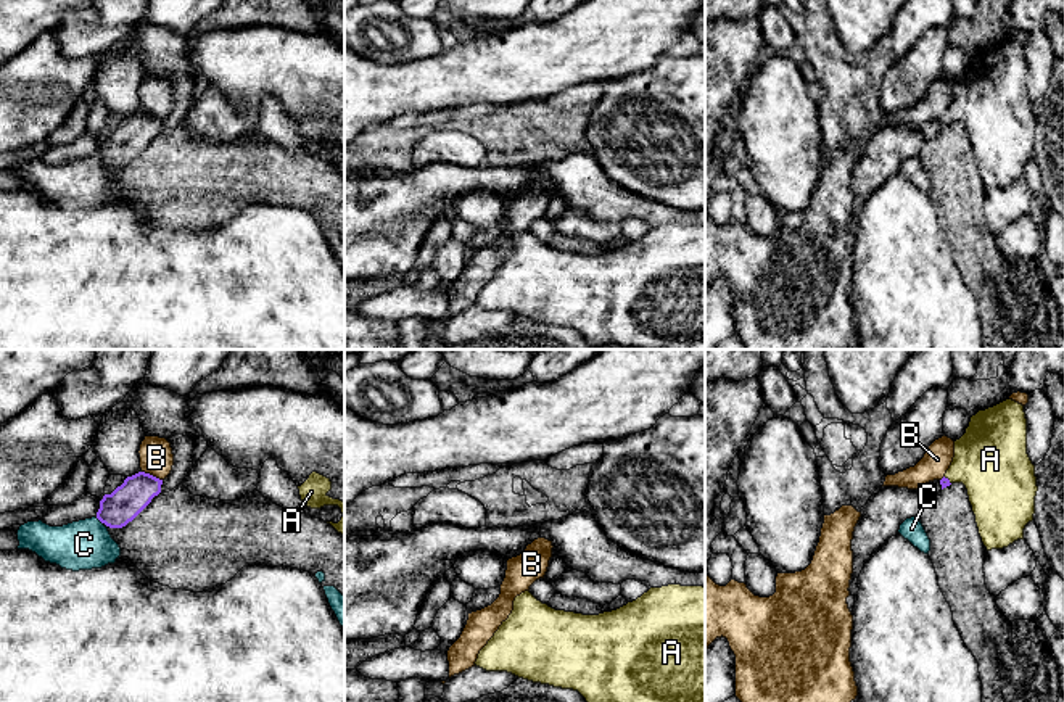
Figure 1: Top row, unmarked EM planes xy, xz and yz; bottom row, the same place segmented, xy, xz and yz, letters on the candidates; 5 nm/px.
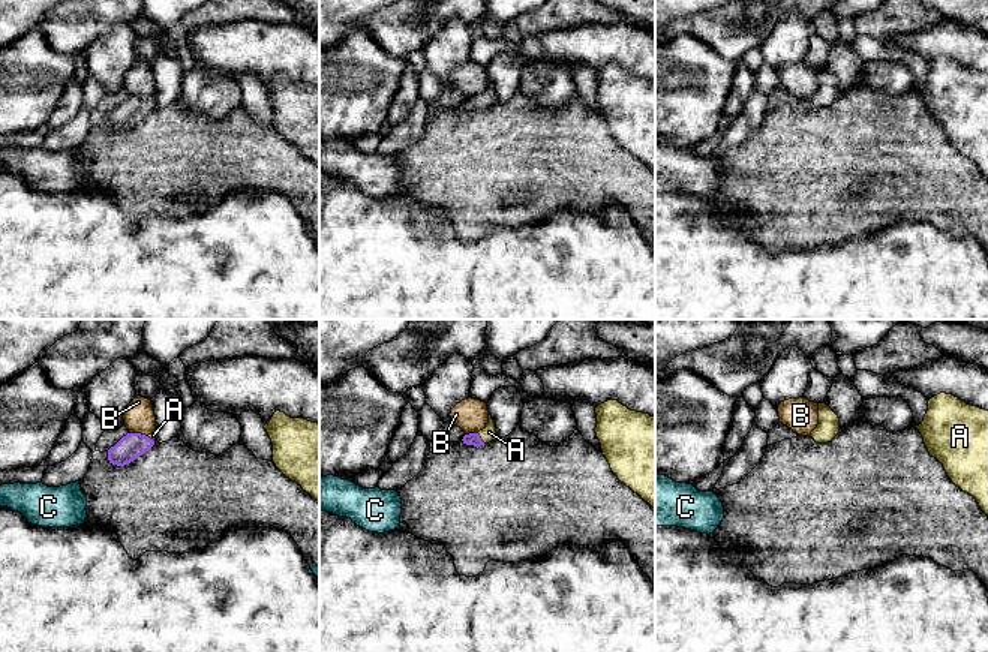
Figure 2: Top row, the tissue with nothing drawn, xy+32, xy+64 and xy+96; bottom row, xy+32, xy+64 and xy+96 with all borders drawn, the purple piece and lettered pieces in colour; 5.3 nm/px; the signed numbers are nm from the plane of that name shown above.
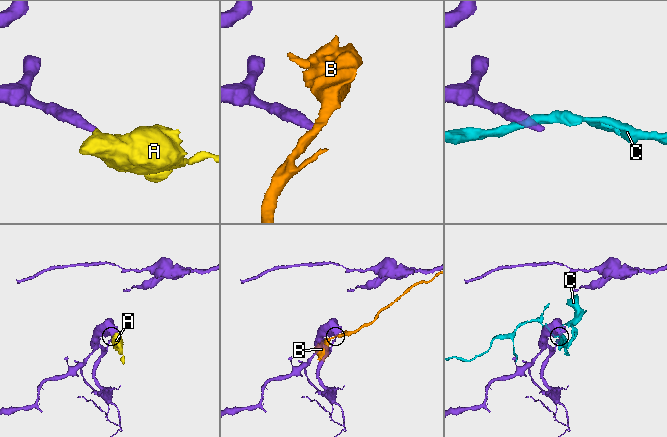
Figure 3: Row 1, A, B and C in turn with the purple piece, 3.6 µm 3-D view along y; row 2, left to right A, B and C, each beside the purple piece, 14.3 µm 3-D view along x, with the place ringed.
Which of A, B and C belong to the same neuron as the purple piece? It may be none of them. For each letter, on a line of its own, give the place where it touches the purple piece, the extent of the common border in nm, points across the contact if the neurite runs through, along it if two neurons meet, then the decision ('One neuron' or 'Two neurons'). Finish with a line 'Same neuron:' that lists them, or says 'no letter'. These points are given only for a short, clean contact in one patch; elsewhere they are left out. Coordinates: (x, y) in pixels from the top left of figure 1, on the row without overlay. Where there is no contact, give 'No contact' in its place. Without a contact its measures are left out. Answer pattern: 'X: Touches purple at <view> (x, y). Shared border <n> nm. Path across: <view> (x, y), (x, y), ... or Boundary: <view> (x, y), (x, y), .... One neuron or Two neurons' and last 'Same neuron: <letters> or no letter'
A: Touches purple at yz (948, 119). Shared border 50 nm. Path across: yz (944, 121), (948, 119), (963, 108), (990, 99). One neuron
B: Touches purple at xy (152, 115). Shared border 120 nm. Boundary: xy (142, 110), (161, 119). Two neurons
C: Touches purple at xy (98, 158). Shared border 50 nm. Two neurons
Same neuron: A

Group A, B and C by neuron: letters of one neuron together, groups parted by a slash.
A / B / C

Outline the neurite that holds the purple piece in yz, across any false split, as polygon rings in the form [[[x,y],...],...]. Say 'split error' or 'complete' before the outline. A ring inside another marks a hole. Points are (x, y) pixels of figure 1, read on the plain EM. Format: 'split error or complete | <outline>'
split error | [[[1006,39],[971,56],[940,119],[942,129],[951,122],[966,126],[987,190],[1024,179],[1024,167],[1033,159],[1038,126],[1027,93],[1022,43]]]

